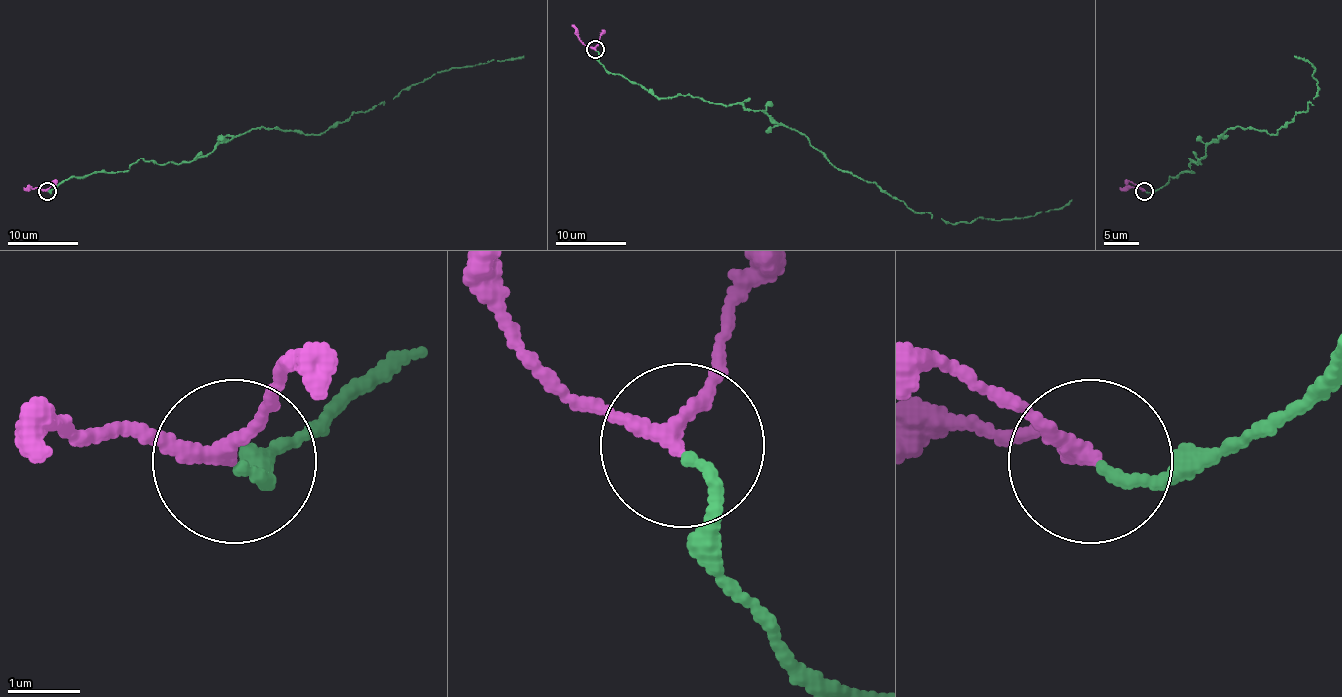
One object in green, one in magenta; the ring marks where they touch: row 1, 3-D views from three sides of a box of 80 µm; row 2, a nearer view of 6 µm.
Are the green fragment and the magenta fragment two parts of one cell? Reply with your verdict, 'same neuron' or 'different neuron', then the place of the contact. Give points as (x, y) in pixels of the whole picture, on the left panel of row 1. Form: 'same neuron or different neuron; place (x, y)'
same neuron; place (47, 191)

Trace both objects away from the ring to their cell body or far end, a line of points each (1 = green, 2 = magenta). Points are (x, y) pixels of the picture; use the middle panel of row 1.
1: (595, 50), (609, 72), (660, 98), (688, 95), (764, 110), (838, 169), (951, 223), (1032, 216), (1071, 199)
2: (595, 49), (579, 38), (572, 24)

